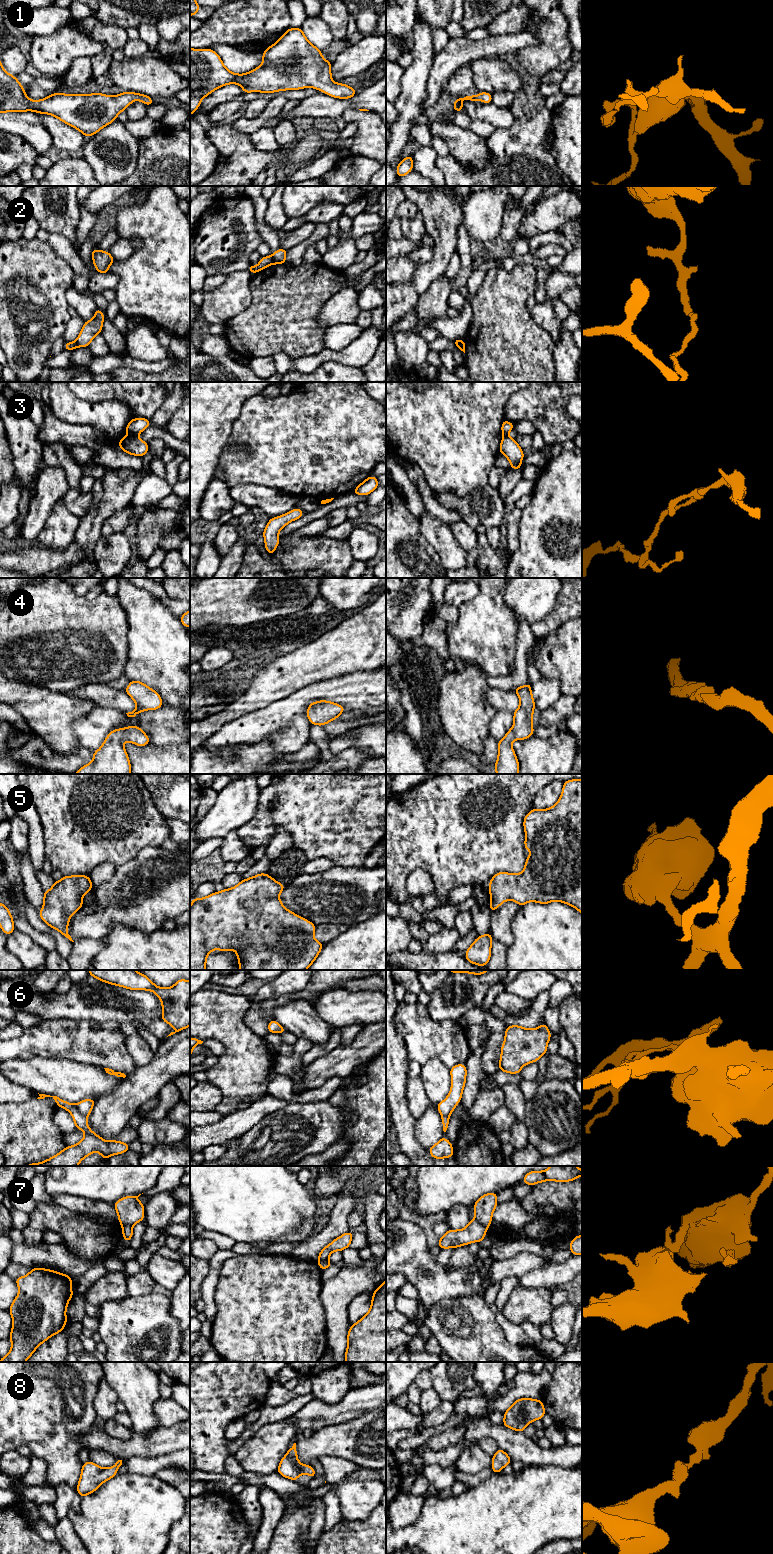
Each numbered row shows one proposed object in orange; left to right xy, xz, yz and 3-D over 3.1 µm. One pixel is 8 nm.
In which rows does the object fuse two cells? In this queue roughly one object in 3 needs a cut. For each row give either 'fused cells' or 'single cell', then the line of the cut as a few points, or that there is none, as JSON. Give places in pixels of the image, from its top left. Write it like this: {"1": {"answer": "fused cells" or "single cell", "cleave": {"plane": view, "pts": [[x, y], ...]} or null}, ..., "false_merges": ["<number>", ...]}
{"1": {"answer": "single cell", "cleave": null}, "2": {"answer": "fused cells", "cleave": {"plane": "xz", "pts": [[271, 255], [274, 263]]}}, "3": {"answer": "fused cells", "cleave": {"plane": "xy", "pts": [[130, 434], [135, 435]]}}, "4": {"answer": "single cell", "cleave": null}, "5": {"answer": "single cell", "cleave": null}, "6": {"answer": "fused cells", "cleave": {"plane": "xy", "pts": [[76, 1105], [76, 1108], [86, 1117]]}}, "7": {"answer": "fused cells", "cleave": {"plane": "yz", "pts": [[474, 1219], [485, 1229]]}}, "8": {"answer": "single cell", "cleave": null}, "false_merges": ["2", "3", "6", "7"]}

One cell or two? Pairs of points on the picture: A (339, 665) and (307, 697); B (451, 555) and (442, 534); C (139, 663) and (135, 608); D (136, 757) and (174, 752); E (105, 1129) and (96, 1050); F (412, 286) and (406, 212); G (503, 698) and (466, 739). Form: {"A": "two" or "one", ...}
{"A": "two", "B": "one", "C": "one", "D": "one", "E": "two", "F": "two", "G": "two"}

